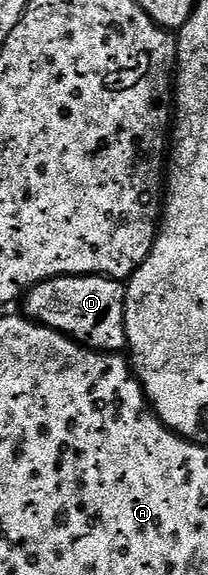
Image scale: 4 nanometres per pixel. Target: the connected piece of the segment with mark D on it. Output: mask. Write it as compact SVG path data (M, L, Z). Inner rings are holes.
M57 276L45 280L30 289L24 297L25 315L38 324L48 326L57 332L63 332L95 352L121 353L126 343L126 290L123 281L114 280L110 276Z

